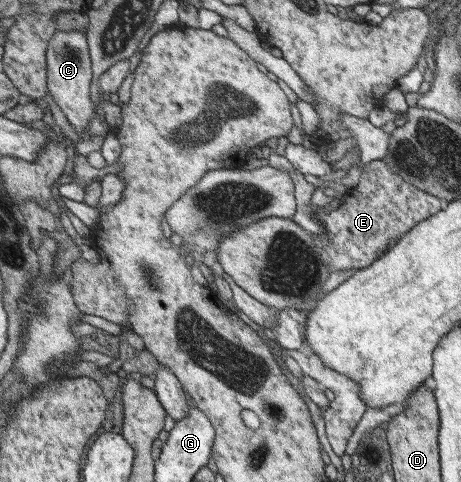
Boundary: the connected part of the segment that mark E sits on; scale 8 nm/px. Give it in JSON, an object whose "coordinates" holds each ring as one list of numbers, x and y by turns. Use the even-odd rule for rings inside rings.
{"coordinates":[[271,150,266,162,268,166,290,174,292,184,296,188,296,212,289,219,292,222,300,222,300,226,304,226,304,230,308,230,307,232,313,236,320,236,320,241,316,242,324,251,324,259,330,259,334,271,361,269,372,264,372,261,387,249,390,240,397,239,414,225,420,224,420,221,440,212,443,208,442,200,435,195,418,190,411,183,404,182,386,162,374,159,361,165,358,183,349,188,342,204,335,211,324,214,310,201,315,187,306,182,303,174,284,156]]}

